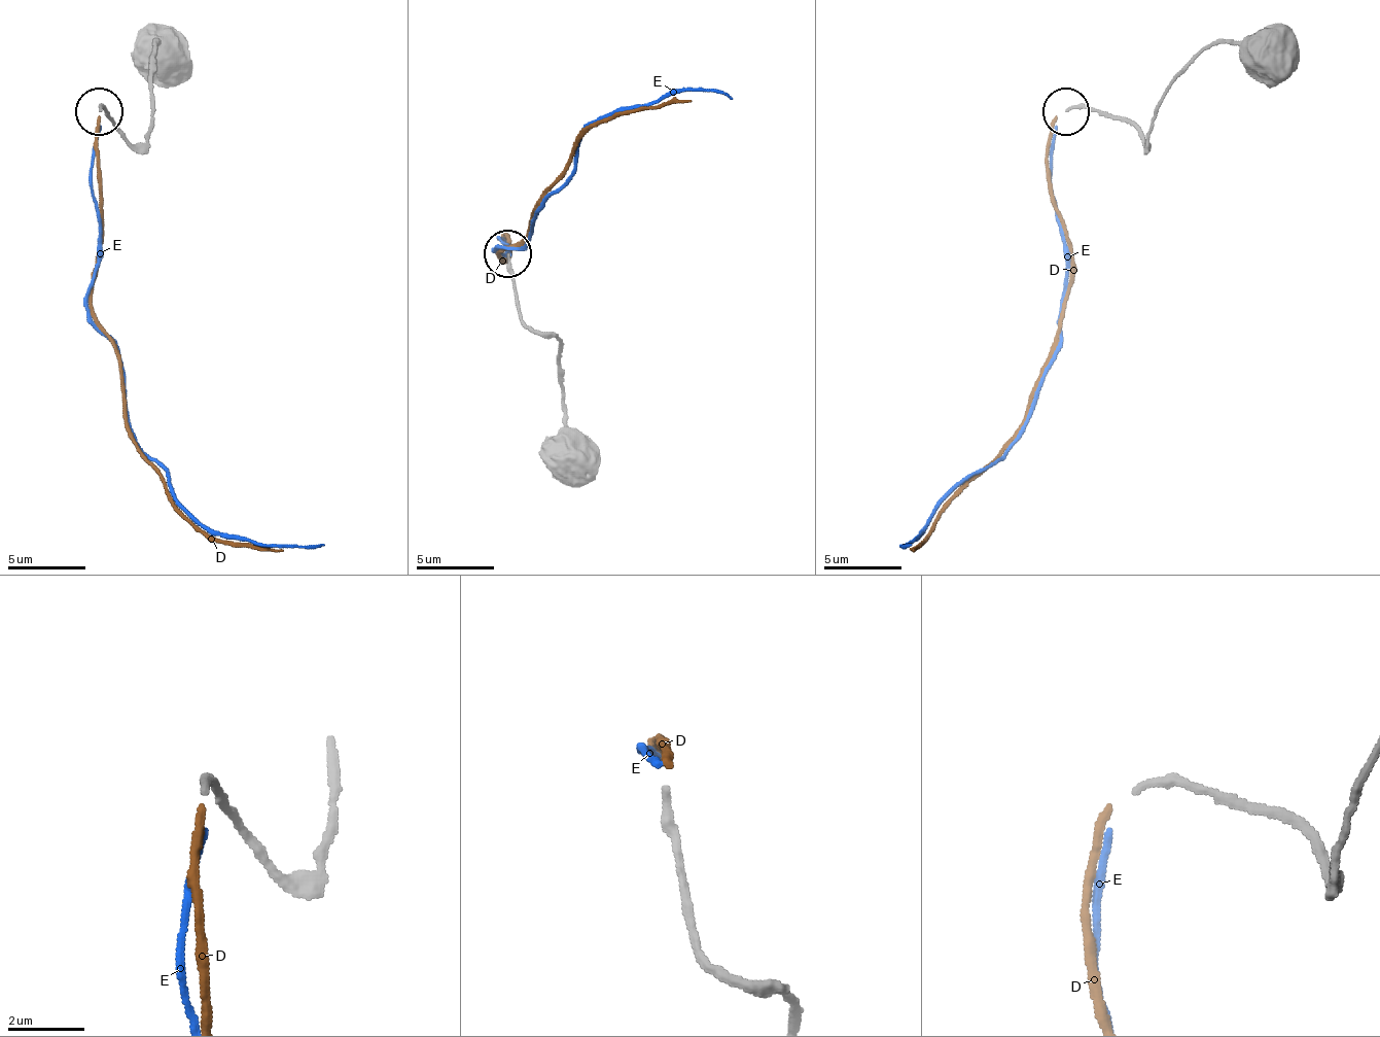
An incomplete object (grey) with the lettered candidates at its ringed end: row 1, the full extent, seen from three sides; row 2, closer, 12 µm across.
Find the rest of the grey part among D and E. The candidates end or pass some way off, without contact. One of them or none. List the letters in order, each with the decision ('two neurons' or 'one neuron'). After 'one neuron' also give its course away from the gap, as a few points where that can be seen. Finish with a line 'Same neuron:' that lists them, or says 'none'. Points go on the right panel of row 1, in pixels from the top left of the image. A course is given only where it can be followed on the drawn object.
D: one neuron; it runs (1055, 114), (1048, 193), (1070, 251), (1067, 307), (1024, 428), (957, 494), (914, 550)
E: two neurons
Same neuron: D

